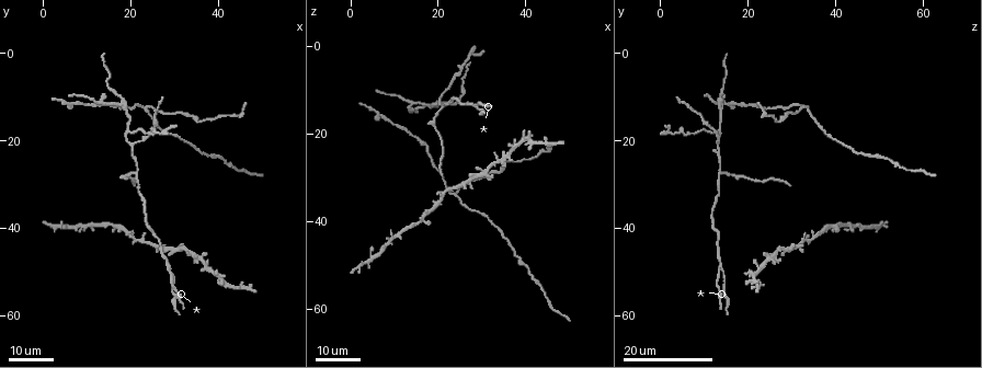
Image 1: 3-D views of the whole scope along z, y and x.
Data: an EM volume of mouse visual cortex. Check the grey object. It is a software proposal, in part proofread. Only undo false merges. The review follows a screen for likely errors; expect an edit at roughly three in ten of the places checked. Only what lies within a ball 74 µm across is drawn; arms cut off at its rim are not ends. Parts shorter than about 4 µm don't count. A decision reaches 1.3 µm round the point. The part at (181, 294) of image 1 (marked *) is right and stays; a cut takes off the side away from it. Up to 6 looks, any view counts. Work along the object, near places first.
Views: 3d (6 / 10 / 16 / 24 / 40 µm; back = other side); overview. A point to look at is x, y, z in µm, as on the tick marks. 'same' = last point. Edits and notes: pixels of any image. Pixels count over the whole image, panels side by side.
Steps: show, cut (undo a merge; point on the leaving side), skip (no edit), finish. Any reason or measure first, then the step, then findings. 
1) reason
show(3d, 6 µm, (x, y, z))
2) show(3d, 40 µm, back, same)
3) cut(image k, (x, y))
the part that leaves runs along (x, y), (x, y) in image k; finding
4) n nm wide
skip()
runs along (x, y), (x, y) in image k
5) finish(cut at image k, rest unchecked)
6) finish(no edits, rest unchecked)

side arm on a straight run
show(3d, 24 µm, (28.5, 49.0, 14.0))

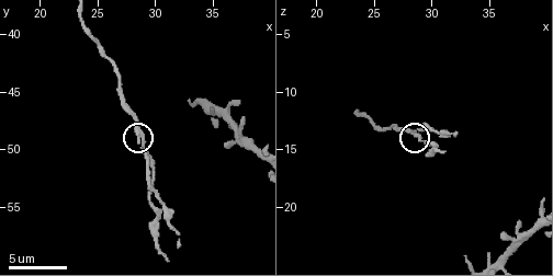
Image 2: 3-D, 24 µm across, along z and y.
show(3d, 10 µm, (28.8, 48.8, 13.8))

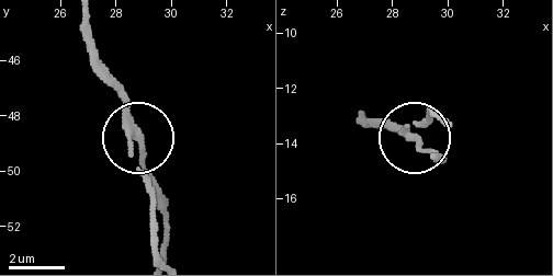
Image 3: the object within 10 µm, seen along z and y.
cut(image 3, (143, 163))
a second cell is stuck on

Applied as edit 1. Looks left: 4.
see it whole again
show(overview)

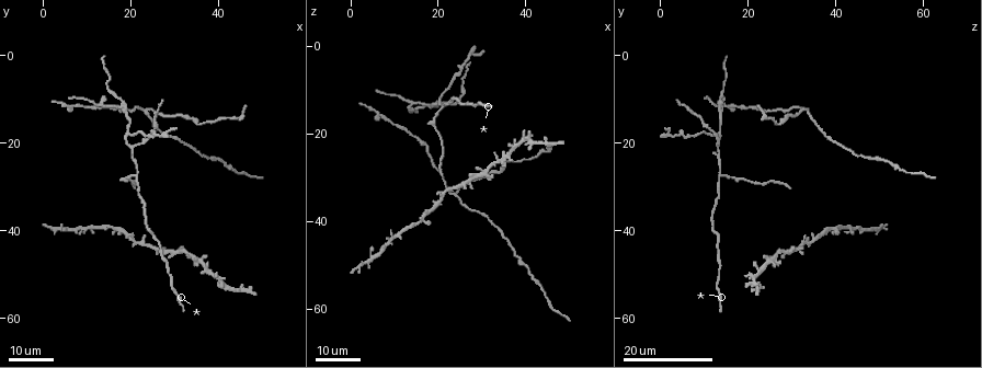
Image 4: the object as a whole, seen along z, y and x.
three-way junction
show(3d, 24 µm, (2.0, 39.5, 50.0))

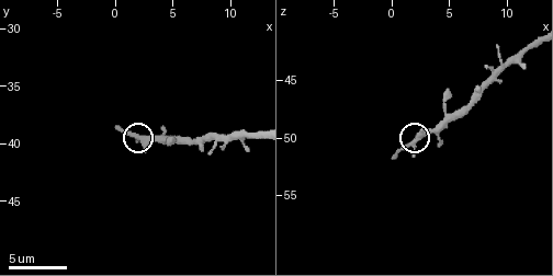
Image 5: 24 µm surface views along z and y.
show(3d, 10 µm, (2.0, 39.2, 50.4))

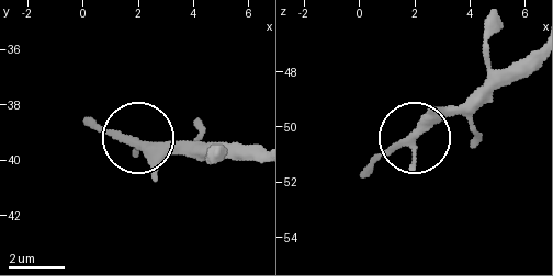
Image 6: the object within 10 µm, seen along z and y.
270 nm wide
skip()
runs along (529, 56), (394, 146), (369, 171) in image 6; all the same cell

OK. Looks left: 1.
finish(cut at image 3, rest unchecked)

